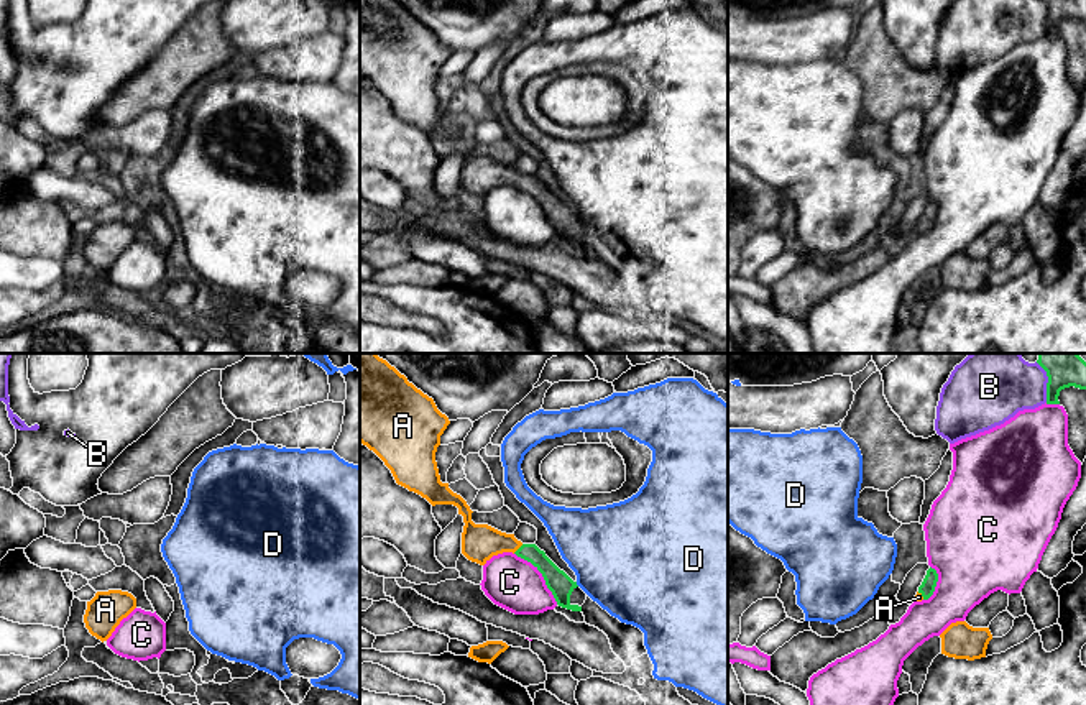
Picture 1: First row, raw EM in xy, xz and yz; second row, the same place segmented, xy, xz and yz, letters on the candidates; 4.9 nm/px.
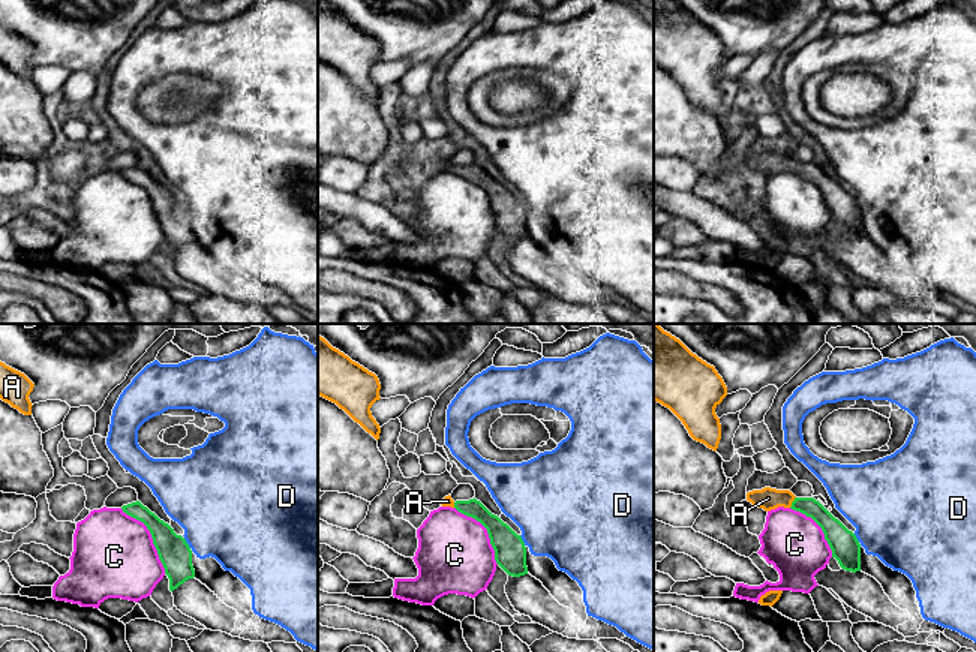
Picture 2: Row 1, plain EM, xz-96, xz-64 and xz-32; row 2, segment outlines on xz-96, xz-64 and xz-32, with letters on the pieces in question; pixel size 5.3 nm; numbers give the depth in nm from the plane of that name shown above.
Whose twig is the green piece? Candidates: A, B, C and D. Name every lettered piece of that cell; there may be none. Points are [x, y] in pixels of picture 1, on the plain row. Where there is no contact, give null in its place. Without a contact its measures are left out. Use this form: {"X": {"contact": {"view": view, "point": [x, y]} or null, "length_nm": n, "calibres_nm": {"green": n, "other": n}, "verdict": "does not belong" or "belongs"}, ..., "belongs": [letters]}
{"A": {"contact": {"view": "xz", "point": [519, 179]}, "length_nm": 70, "calibres_nm": {"green": 110, "other": 180}, "verdict": "belongs"}, "B": {"contact": {"view": "yz", "point": [1047, 17]}, "length_nm": 170, "calibres_nm": {"green": 110, "other": 260}, "verdict": "does not belong"}, "C": {"contact": {"view": "xz", "point": [542, 207]}, "length_nm": 340, "calibres_nm": {"green": 120, "other": 260}, "verdict": "does not belong"}, "D": {"contact": {"view": "xz", "point": [575, 216]}, "length_nm": 30, "calibres_nm": {"green": 120, "other": 460}, "verdict": "does not belong"}, "belongs": ["A"]}

